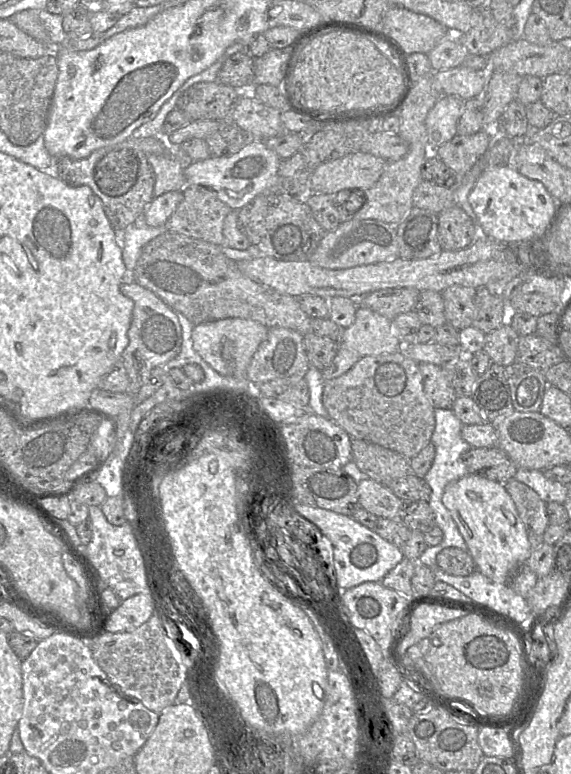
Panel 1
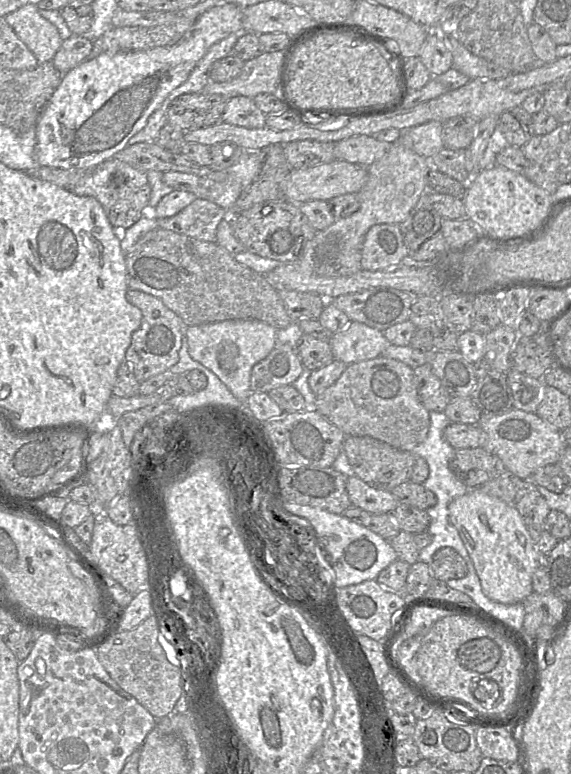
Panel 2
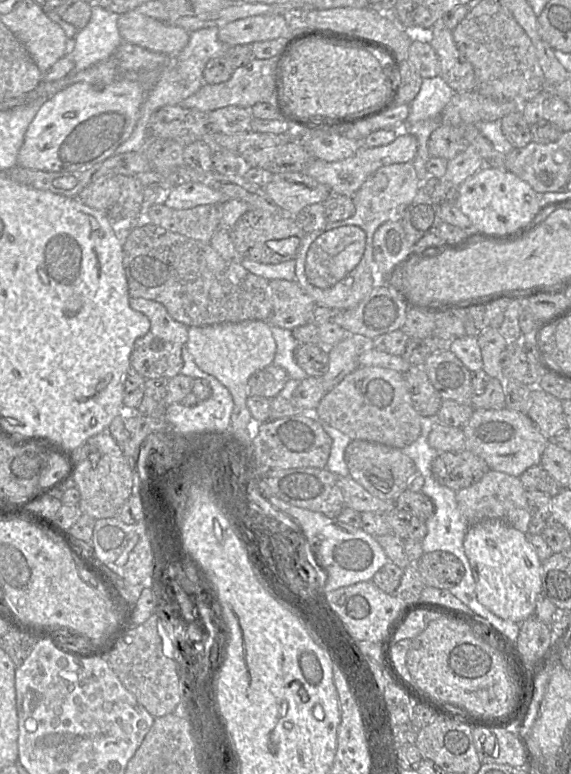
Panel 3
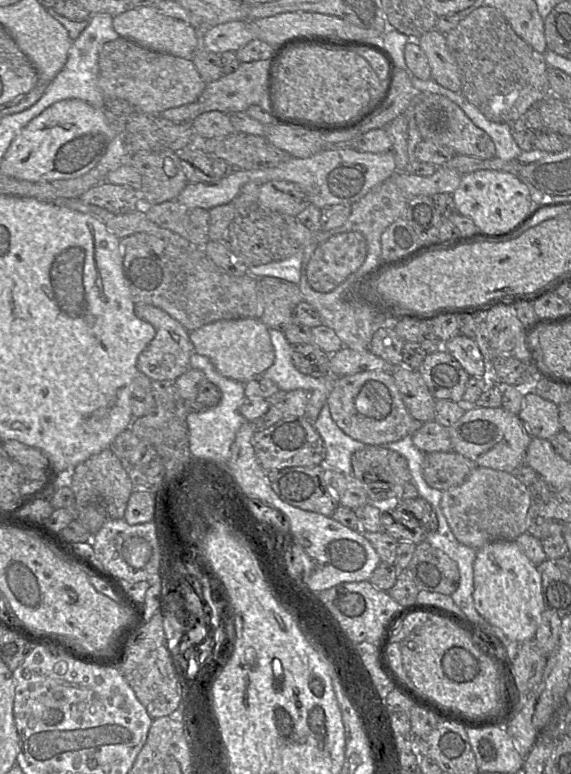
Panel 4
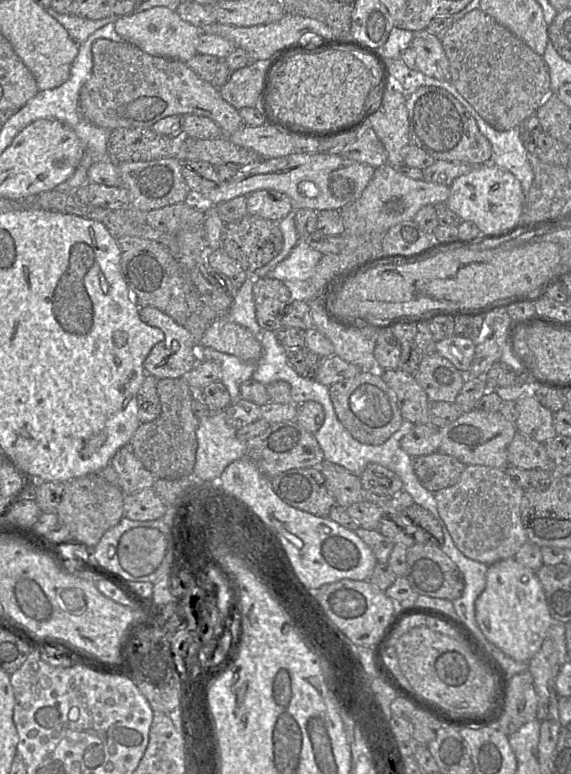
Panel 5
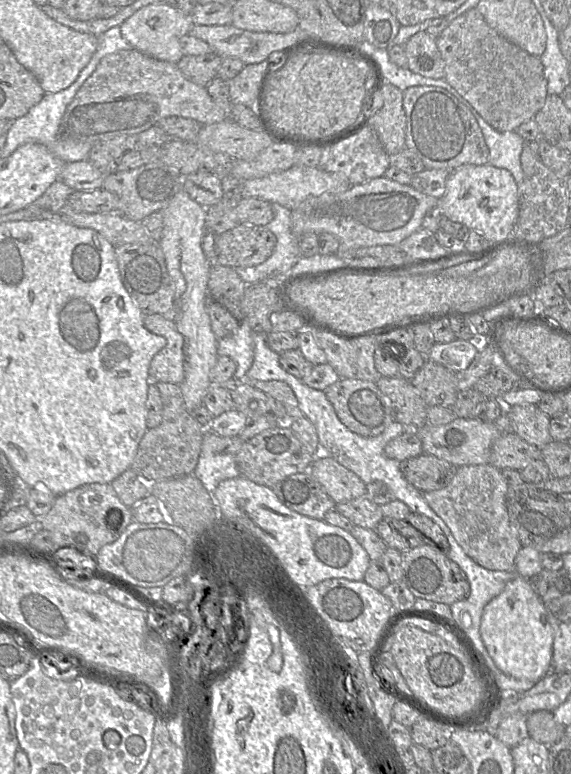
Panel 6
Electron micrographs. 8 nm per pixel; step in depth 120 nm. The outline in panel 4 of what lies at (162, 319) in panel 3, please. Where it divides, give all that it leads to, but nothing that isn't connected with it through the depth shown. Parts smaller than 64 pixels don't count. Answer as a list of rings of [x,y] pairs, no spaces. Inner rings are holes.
[[[134,304],[135,315],[151,324],[156,330],[155,337],[139,354],[137,358],[137,369],[151,380],[175,381],[191,369],[190,356],[194,353],[194,346],[189,338],[189,332],[177,320],[165,311],[152,305]]]

